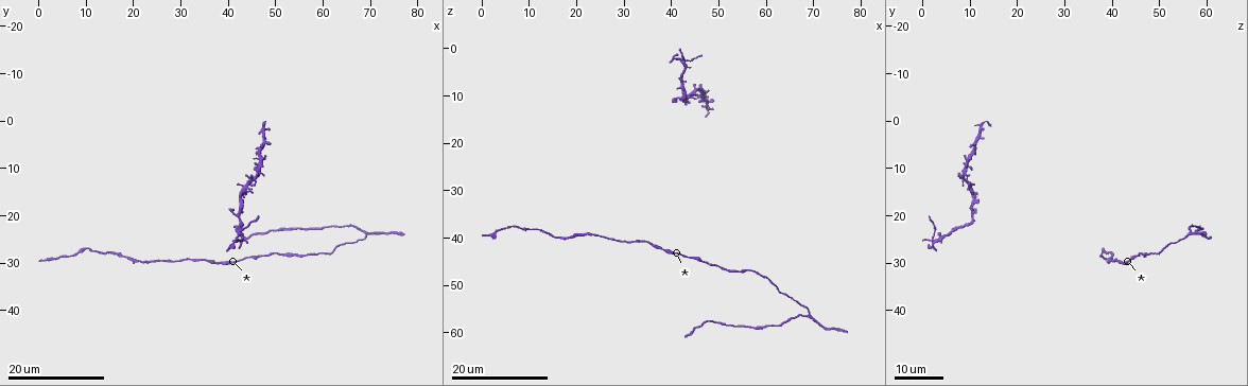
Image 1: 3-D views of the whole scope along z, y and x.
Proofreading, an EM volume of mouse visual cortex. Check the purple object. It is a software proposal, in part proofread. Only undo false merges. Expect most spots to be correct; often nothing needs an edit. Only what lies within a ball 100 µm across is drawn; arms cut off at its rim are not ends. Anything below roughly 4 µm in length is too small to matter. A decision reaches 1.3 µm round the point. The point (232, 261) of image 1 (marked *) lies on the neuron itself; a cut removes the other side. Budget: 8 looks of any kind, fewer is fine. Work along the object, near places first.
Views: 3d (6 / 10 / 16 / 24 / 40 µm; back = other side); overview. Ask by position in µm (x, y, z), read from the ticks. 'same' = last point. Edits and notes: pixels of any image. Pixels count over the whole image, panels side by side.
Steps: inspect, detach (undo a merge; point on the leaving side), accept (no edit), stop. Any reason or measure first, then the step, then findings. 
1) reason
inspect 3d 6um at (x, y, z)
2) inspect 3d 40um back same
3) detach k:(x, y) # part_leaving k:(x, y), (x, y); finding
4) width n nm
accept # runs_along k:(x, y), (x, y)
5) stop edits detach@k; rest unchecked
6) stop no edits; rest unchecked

thin neck
inspect 3d 24um at (38.0, 29.5, 42.0)

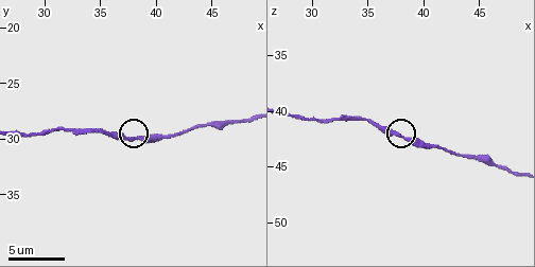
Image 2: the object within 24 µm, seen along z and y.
inspect 3d 6um at (38.0, 30.0, 42.2)

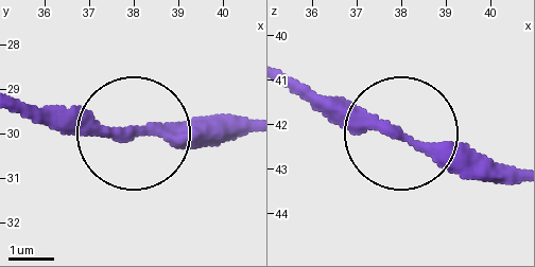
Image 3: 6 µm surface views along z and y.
inspect 3d 6um back at (38.10, 29.95, 42.30)

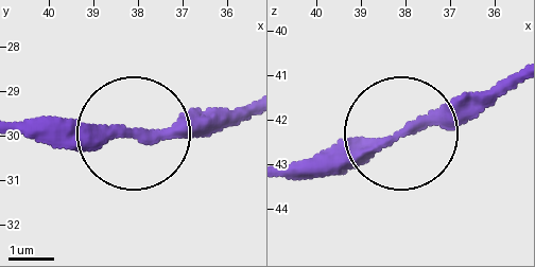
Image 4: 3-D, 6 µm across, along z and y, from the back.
width 260 nm
accept # runs_along 4:(285, 171), (354, 162), (410, 132), (467, 121), (510, 90); all the same neuron

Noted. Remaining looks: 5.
narrows sharply
inspect 3d 16um at (49.0, 23.0, 58.0)

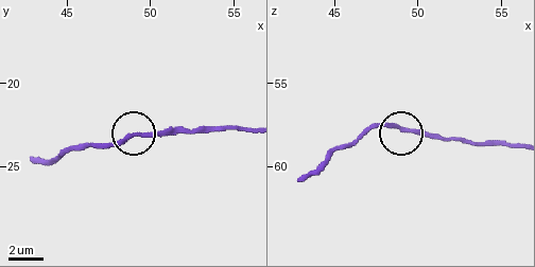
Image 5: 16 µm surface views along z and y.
inspect 3d 10um at (48.9, 23.1, 57.7)

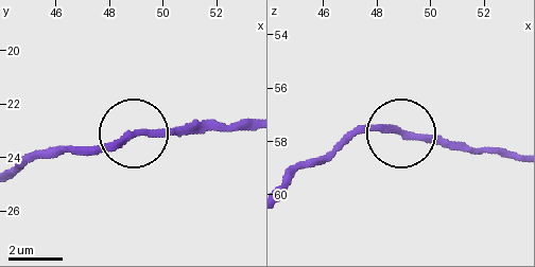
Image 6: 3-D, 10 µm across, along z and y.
inspect 3d 10um back at (48.9, 23.1, 57.8)

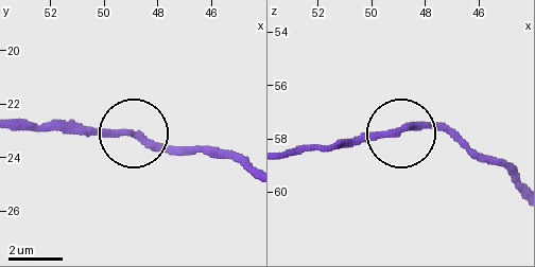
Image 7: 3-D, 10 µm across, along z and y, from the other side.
accept # runs_along 7:(285, 156), (387, 138), (421, 124), (442, 124), (461, 136); all the same neuron

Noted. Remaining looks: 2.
a fork
inspect 3d 24um at (69.0, 23.5, 56.5)

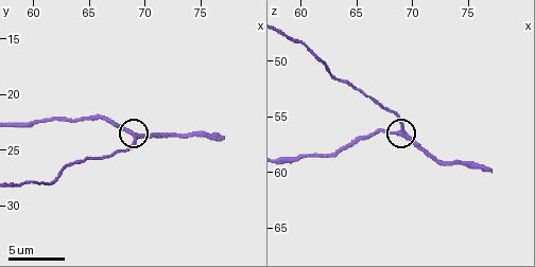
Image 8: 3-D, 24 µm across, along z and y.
inspect 3d 6um at (69.4, 23.8, 56.6)

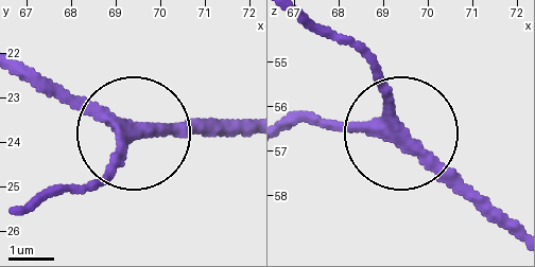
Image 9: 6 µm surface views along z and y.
width 260 nm
accept # runs_along 9:(40, 198), (86, 187), (143, 134), (242, 134); one neuron here

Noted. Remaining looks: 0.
stop no edits; rest unchecked

